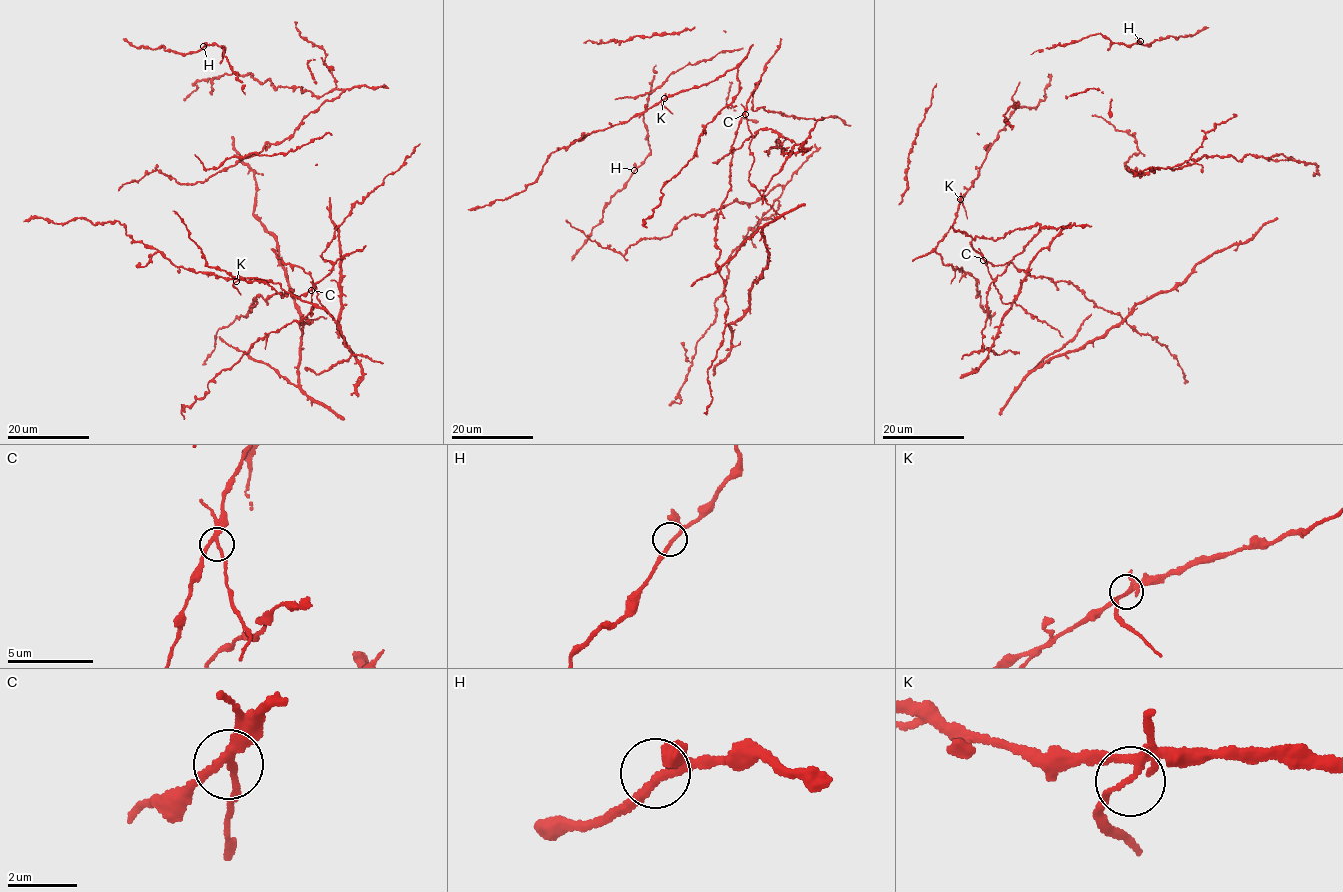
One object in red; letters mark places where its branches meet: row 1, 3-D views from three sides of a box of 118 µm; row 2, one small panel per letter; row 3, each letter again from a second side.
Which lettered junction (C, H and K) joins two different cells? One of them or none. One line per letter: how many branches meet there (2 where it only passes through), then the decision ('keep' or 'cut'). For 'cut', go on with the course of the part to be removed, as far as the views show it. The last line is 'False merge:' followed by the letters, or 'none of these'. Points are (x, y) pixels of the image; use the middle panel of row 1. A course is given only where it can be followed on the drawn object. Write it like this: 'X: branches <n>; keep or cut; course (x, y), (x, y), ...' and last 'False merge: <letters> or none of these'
C: branches 3; cut; course (744, 114), (753, 136), (748, 146), (754, 157), (748, 181), (785, 219)
H: branches 3; keep
K: branches 3; keep
False merge: C

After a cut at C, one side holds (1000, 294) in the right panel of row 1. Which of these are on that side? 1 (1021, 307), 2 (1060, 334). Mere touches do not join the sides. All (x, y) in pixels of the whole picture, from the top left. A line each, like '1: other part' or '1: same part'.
1: same part
2: same part

